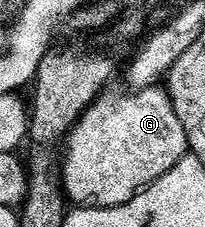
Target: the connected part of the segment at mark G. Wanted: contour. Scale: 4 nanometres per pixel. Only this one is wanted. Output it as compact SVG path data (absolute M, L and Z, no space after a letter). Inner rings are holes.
M155 84L129 94L129 98L122 99L116 110L110 111L104 119L96 119L104 110L102 103L92 103L81 114L79 125L67 135L68 151L62 154L62 189L73 203L81 206L122 204L127 198L132 198L139 190L150 185L155 178L162 176L162 172L174 168L180 157L189 153L186 132L182 132L182 124L178 124L178 116L168 98L167 89ZM84 140L92 147L86 146L82 149Z

